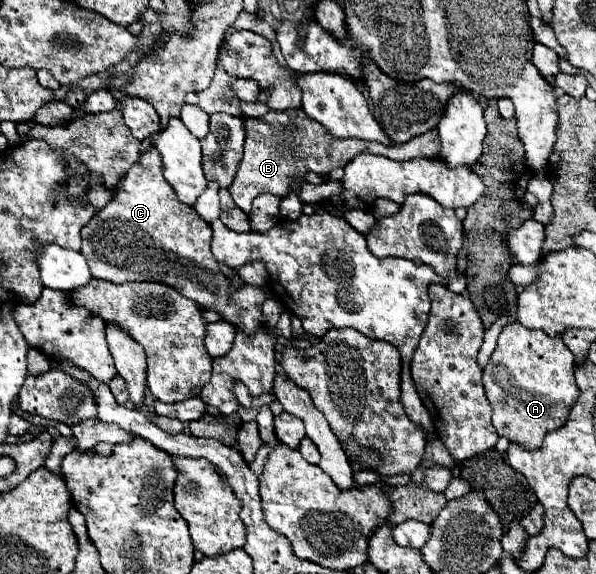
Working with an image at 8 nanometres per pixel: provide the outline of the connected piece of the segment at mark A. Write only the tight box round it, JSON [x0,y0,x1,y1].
[483,321,579,449]

